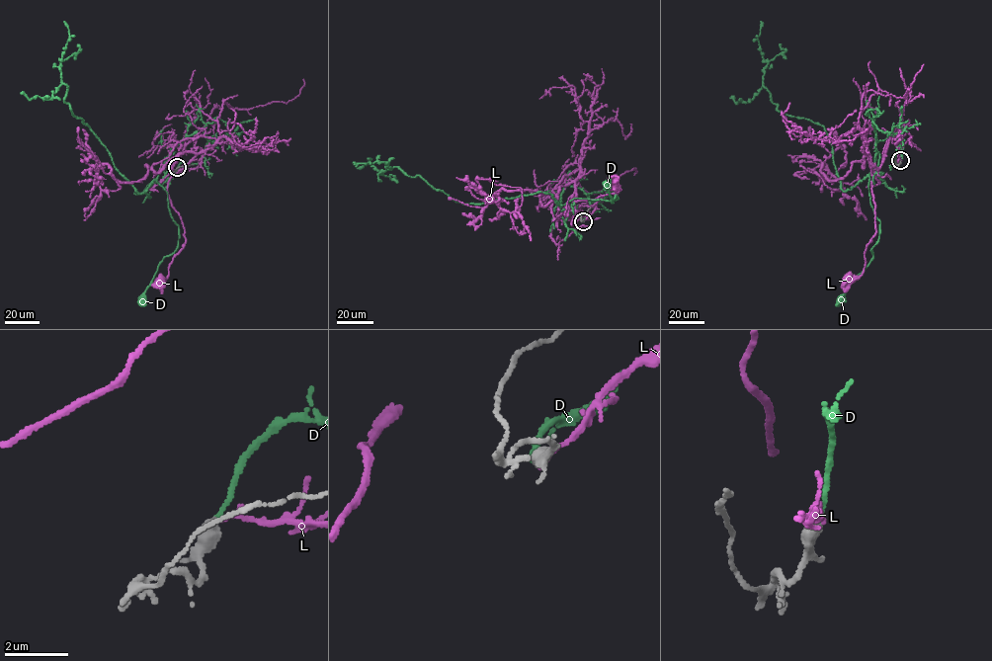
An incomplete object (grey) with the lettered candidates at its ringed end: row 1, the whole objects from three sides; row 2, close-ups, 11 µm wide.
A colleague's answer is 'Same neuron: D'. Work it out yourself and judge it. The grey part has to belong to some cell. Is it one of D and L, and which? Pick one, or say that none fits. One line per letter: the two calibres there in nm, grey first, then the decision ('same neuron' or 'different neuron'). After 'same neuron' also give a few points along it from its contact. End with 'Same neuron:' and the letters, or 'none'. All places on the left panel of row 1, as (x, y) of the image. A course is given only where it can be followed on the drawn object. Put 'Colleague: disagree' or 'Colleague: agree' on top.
Colleague: agree
D: 480 nm thick on the grey side, 110 nm on the other; same neuron; it runs (177, 168), (201, 162), (210, 141), (203, 129), (173, 149), (159, 172), (178, 243), (142, 300)
L: 480 nm thick on the grey side, 110 nm on the other; different neuron
Same neuron: D

